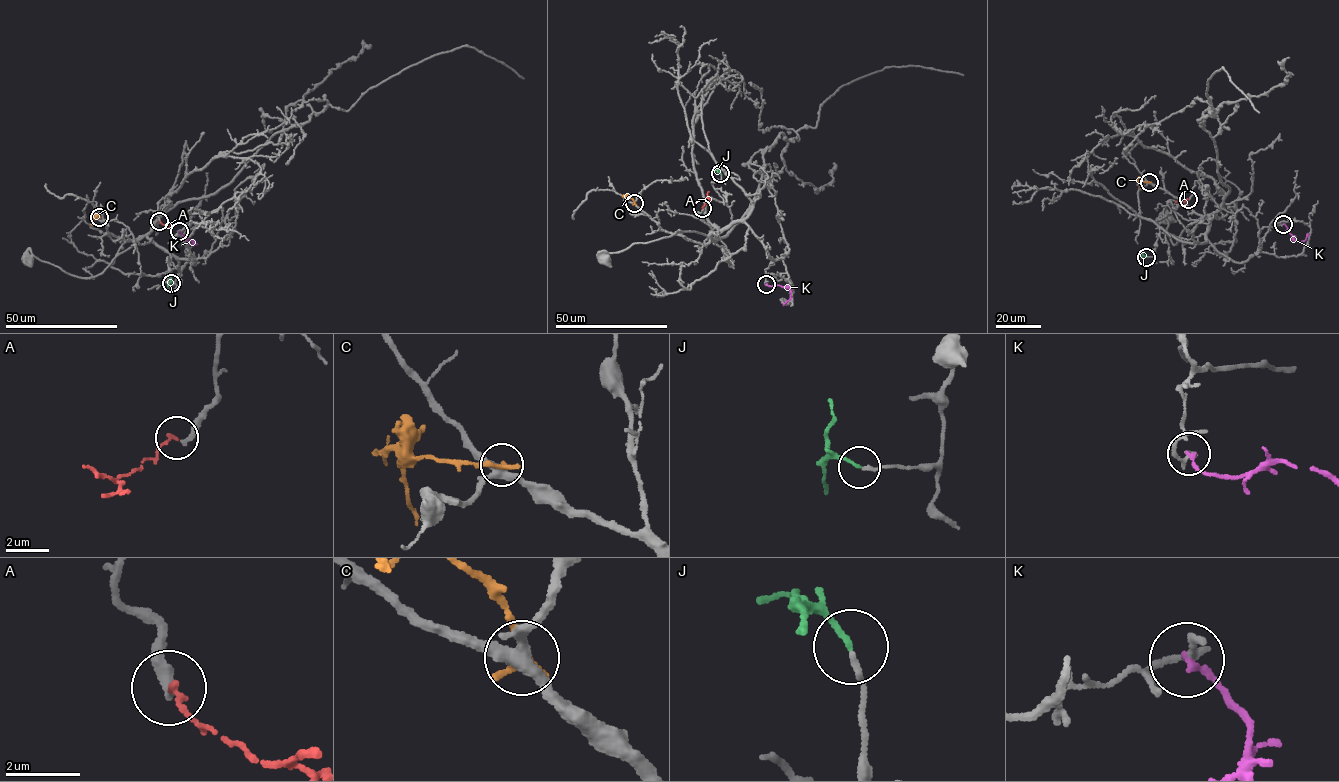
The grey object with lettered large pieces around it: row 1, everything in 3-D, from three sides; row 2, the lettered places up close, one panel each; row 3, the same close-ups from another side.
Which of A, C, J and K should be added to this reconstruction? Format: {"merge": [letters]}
{"merge": ["A", "J"]}

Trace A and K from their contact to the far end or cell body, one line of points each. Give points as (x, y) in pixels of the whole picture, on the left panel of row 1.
A: (160, 221), (165, 226), (173, 224)
K: (179, 231), (193, 244), (182, 238)

